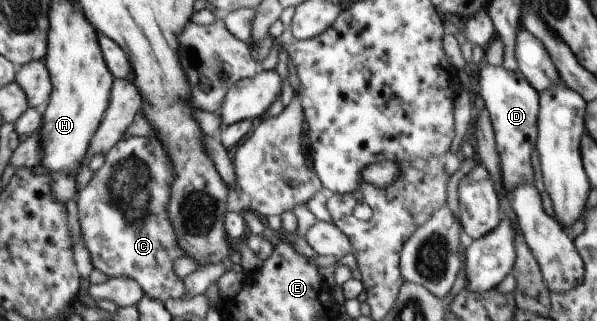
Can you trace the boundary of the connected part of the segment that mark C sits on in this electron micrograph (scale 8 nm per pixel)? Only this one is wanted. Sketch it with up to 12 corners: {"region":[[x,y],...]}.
{"region":[[126,136],[78,191],[92,265],[187,298],[174,168]]}

